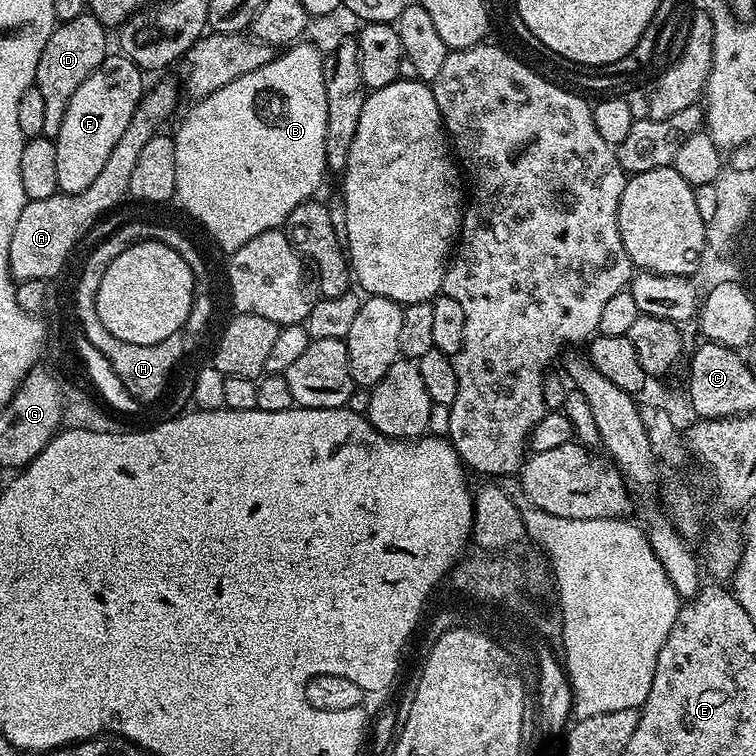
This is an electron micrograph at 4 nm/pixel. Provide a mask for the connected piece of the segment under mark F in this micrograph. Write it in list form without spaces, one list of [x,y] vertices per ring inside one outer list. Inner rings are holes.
[[[109,54],[98,70],[74,90],[74,98],[70,98],[70,106],[66,106],[62,126],[54,138],[58,150],[59,191],[78,194],[98,178],[102,166],[106,166],[106,158],[118,146],[118,138],[130,126],[134,110],[144,98],[144,79],[145,73],[133,60],[123,54]]]

